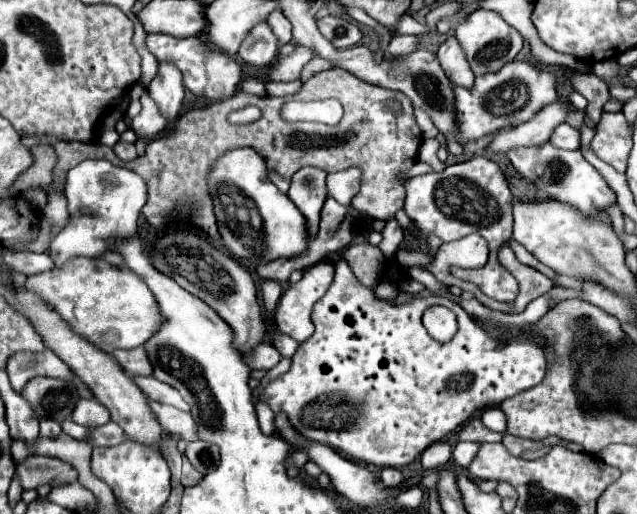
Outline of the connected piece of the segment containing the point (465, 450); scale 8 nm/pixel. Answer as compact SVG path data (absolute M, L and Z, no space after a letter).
M461 441L461 443L457 443L455 445L455 449L453 449L453 461L455 461L455 465L459 465L459 467L463 467L463 469L467 469L467 465L473 461L473 457L477 455L477 443L467 443L467 441Z

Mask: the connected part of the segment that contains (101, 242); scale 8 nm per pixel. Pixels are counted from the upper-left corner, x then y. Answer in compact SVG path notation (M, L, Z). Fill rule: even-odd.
M89 159L67 173L65 197L69 221L65 229L51 241L49 257L57 267L73 257L99 259L111 247L111 239L131 239L137 235L137 219L147 201L145 181L131 169L111 165L103 159ZM87 209L89 213L81 213Z

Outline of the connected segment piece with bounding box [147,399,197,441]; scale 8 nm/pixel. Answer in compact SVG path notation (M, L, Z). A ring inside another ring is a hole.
M149 401L149 407L153 411L153 415L157 417L159 425L169 431L169 433L177 433L181 435L185 441L197 441L197 433L195 433L195 421L189 413L173 409L171 405L161 405L157 401Z

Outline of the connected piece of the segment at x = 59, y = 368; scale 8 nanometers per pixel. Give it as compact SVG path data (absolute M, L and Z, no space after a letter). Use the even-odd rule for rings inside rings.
M45 349L43 353L19 353L13 355L13 359L7 363L7 373L11 379L13 389L19 393L25 383L37 375L43 377L53 377L53 379L65 379L71 381L73 385L77 385L79 393L83 399L91 399L93 393L73 375L73 371L55 357L55 353L51 349Z

